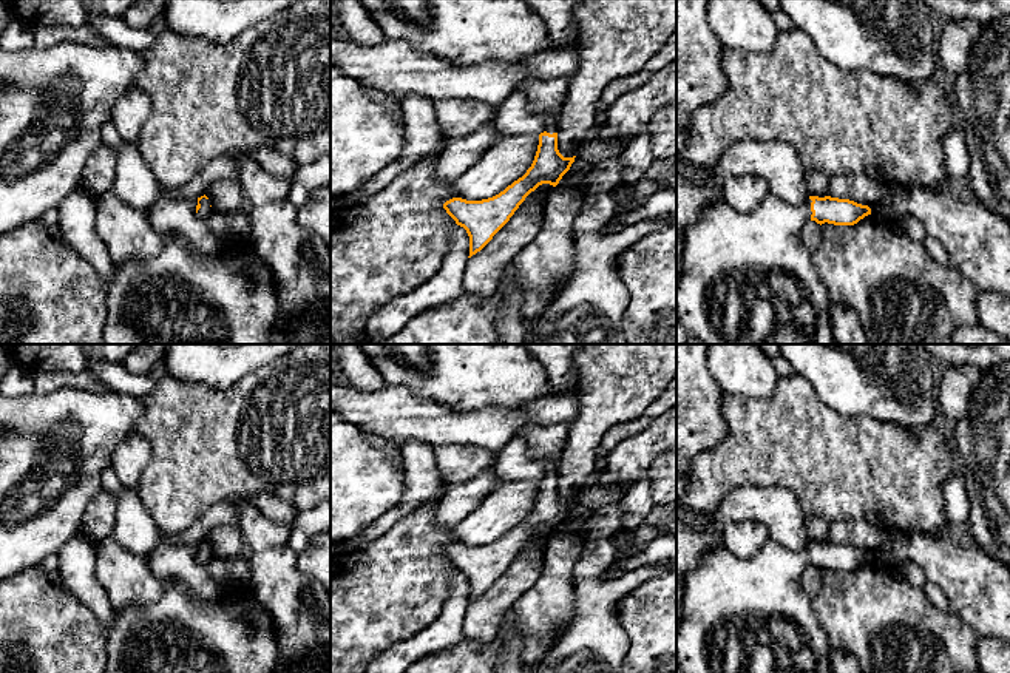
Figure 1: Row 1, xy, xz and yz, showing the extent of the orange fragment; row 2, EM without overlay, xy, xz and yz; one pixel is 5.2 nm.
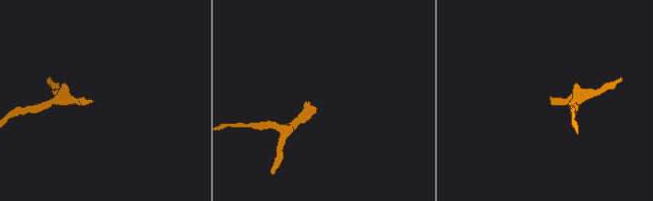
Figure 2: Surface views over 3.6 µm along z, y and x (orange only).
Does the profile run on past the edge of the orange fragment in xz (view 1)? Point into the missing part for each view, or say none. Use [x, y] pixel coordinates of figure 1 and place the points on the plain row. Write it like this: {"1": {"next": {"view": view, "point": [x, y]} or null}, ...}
{"1": {"next": {"view": "xz", "point": [545, 442]}}}

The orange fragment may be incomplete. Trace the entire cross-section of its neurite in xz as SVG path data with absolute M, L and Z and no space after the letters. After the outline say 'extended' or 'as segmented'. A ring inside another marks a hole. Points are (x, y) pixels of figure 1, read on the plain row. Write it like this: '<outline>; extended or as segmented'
M530 424L516 434L527 443L533 458L550 463L545 477L539 480L534 506L522 523L493 543L482 546L452 543L443 550L446 559L469 582L468 604L480 597L493 585L531 537L542 529L556 533L574 508L576 502L564 503L559 499L556 479L570 424Z; extended

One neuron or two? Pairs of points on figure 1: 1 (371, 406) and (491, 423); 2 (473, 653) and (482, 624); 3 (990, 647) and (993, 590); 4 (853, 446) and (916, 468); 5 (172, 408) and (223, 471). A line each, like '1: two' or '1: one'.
1: one
2: two
3: two
4: one
5: one

